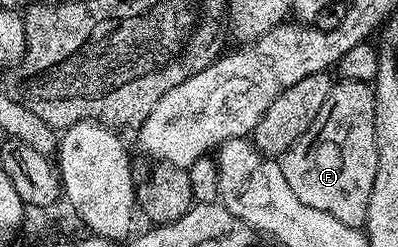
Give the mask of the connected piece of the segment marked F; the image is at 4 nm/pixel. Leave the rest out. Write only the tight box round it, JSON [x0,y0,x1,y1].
[280,80,378,229]

